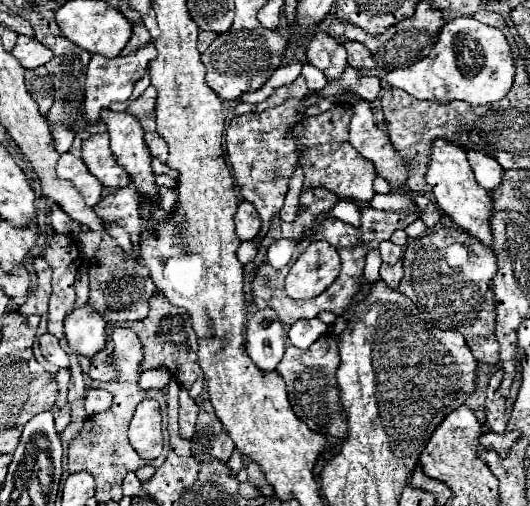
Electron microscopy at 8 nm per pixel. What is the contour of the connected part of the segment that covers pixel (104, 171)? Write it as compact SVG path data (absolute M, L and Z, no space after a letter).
M93 134L89 140L85 140L81 160L105 188L123 188L131 182L129 174L125 174L125 170L115 162L107 134Z

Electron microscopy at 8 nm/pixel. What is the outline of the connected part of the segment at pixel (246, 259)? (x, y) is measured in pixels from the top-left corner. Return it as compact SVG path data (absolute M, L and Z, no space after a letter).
M261 236L255 238L255 240L243 242L243 244L239 246L239 250L237 250L237 258L239 258L239 262L241 262L243 266L247 266L247 264L255 258L255 254L257 254L257 244L259 244L259 242L261 242Z

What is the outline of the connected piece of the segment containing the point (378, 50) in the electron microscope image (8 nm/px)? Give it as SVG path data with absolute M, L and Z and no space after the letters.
M419 2L413 18L403 20L403 22L391 26L391 28L389 28L385 34L381 34L381 36L375 36L375 38L373 38L373 36L369 36L367 32L355 28L355 26L351 26L351 24L339 22L339 20L333 20L333 22L329 24L329 34L331 34L333 38L337 38L337 40L341 40L341 38L343 38L343 40L353 40L353 42L365 44L367 48L375 48L375 50L373 50L373 56L375 56L375 60L377 60L379 64L407 64L407 66L411 66L411 62L415 62L415 60L425 58L427 54L431 54L431 50L433 50L433 46L435 46L435 38L439 36L439 30L441 30L443 22L445 22L445 18L443 18L443 14L441 14L437 8L433 8L429 2Z

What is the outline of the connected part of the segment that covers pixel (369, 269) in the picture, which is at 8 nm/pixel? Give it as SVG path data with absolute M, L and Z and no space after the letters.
M371 250L371 254L367 254L367 262L365 262L365 278L367 278L367 282L375 284L377 280L381 280L379 268L381 268L379 250Z

